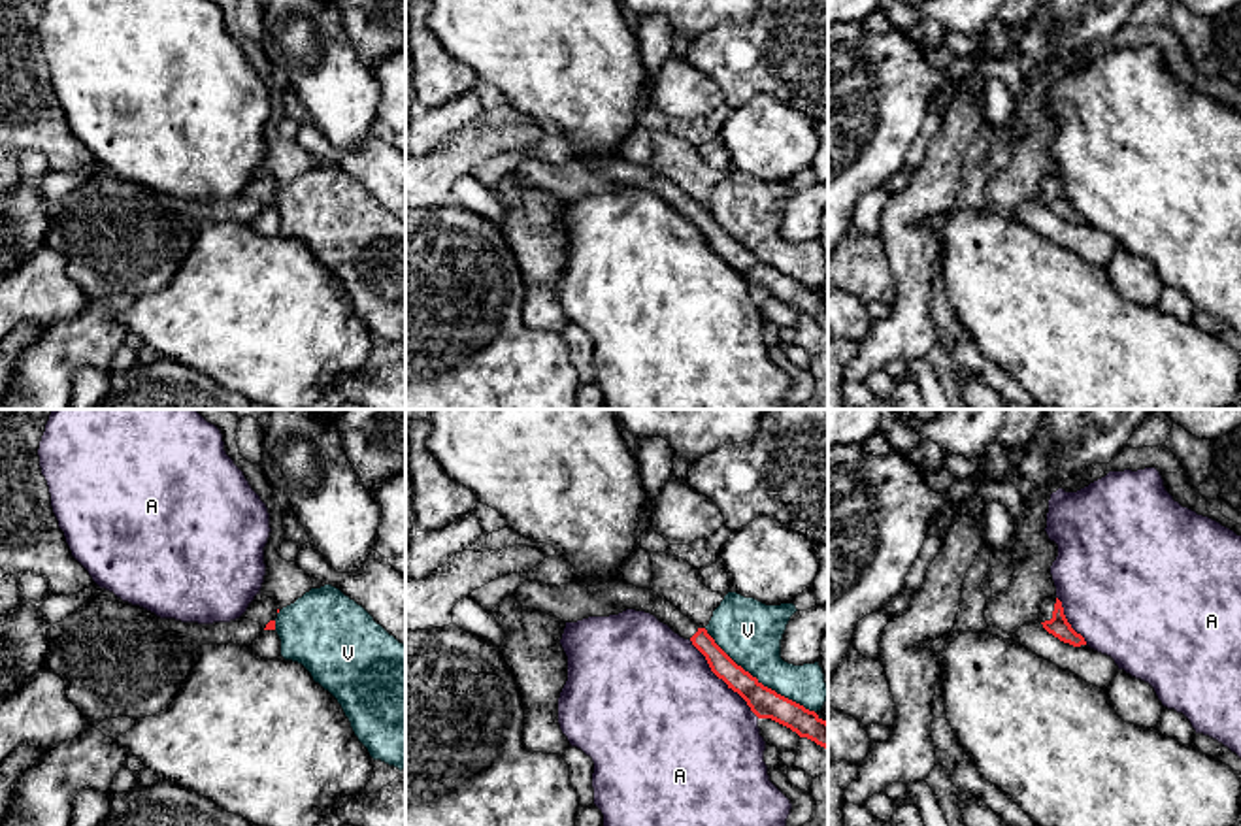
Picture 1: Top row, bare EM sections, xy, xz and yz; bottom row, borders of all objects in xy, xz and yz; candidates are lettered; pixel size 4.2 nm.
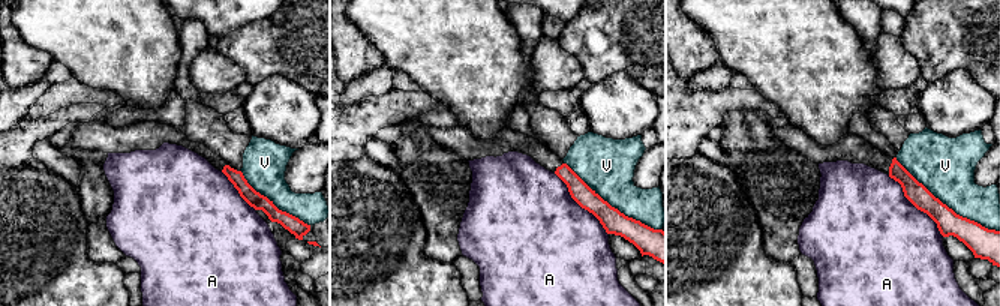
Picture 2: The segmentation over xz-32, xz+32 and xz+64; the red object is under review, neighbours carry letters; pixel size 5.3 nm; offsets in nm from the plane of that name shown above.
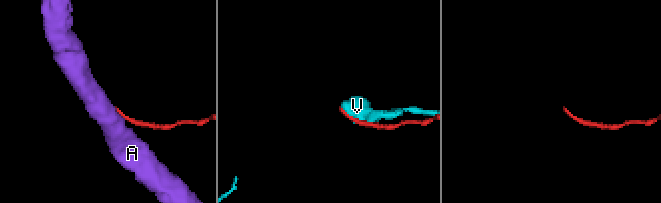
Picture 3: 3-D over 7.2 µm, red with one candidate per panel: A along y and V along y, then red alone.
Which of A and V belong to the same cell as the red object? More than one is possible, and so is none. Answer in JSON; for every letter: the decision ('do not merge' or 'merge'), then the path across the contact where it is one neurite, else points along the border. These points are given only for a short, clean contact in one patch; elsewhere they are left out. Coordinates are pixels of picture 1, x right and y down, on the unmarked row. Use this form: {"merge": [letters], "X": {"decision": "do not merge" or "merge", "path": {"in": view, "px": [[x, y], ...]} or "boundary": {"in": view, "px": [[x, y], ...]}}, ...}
{"merge": [], "A": {"decision": "do not merge", "boundary": {"in": "xz", "px": [[689, 217], [708, 244], [759, 295]]}}, "V": {"decision": "do not merge"}}

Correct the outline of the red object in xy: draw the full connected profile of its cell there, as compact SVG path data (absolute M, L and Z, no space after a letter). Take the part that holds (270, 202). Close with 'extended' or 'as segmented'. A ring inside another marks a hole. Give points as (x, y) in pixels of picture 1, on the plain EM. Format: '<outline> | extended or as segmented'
M256 172L247 189L230 200L181 200L175 196L162 196L192 228L202 223L234 221L251 224L251 221L264 209L275 207L277 185L272 175Z | extended

